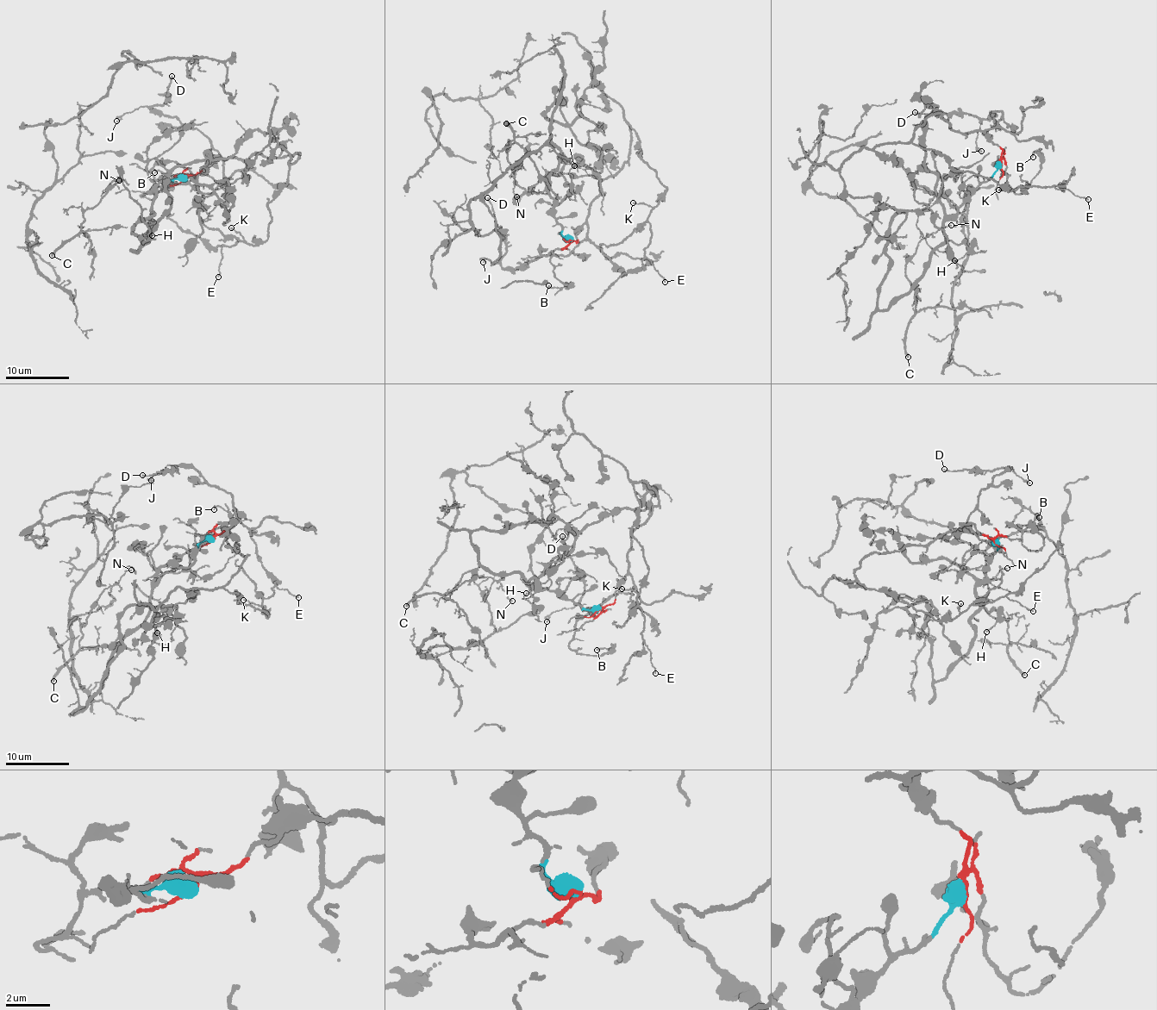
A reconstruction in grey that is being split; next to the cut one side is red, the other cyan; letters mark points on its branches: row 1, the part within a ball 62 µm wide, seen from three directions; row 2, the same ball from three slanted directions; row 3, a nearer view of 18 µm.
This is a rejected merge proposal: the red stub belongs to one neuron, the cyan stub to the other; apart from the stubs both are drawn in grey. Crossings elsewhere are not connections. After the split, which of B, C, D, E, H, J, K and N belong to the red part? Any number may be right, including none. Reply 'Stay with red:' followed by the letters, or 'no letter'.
Stay with red: B, D, E, J, K

